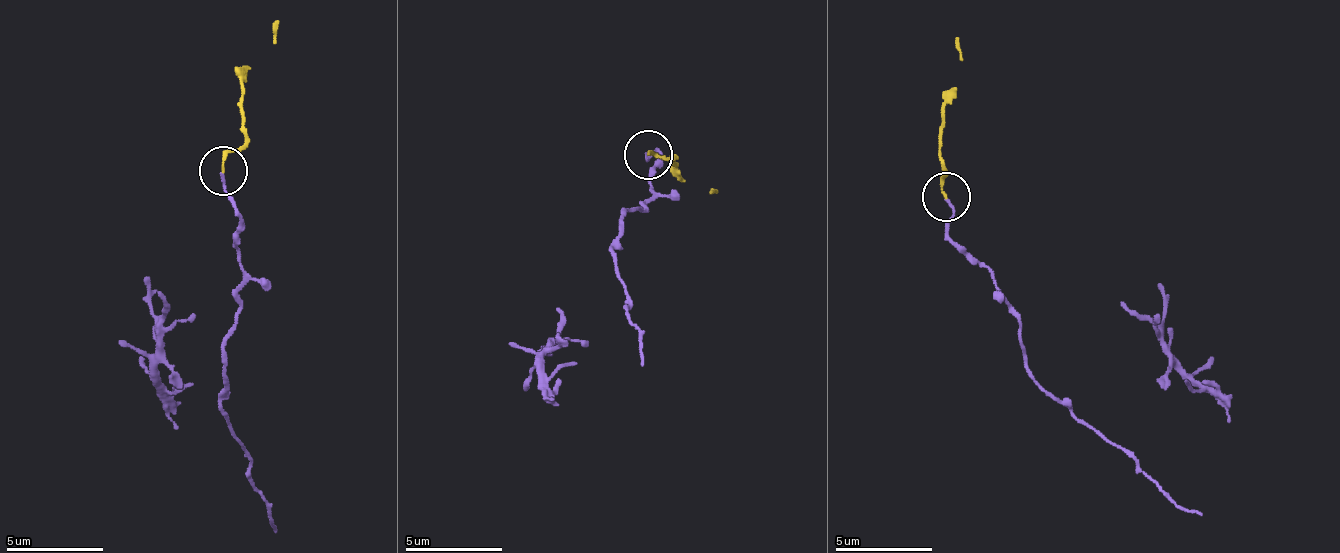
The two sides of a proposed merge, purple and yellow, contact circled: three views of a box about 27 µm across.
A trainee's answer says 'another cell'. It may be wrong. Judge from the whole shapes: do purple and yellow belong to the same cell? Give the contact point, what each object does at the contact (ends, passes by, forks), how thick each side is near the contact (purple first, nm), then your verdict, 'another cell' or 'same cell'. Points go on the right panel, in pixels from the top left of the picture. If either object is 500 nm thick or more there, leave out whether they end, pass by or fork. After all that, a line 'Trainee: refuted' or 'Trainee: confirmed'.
(946, 196) | purple ends | yellow ends | 140/140 nm | same cell
Trainee: refuted

